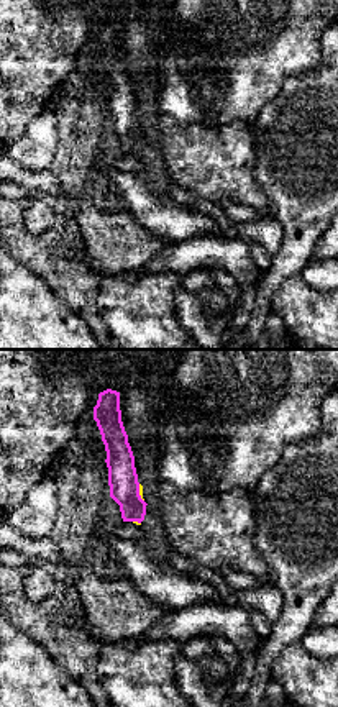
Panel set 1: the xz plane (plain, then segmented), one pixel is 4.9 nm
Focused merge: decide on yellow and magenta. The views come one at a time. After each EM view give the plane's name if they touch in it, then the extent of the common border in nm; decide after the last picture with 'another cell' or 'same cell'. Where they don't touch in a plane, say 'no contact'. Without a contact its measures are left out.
contact in xz; length 90 nm

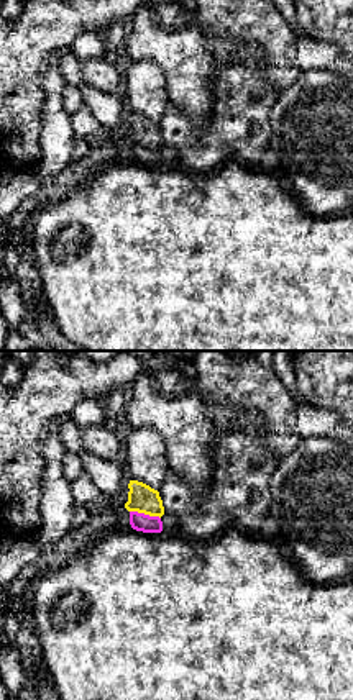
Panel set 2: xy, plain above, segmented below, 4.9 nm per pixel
contact in xy; length 160 nm

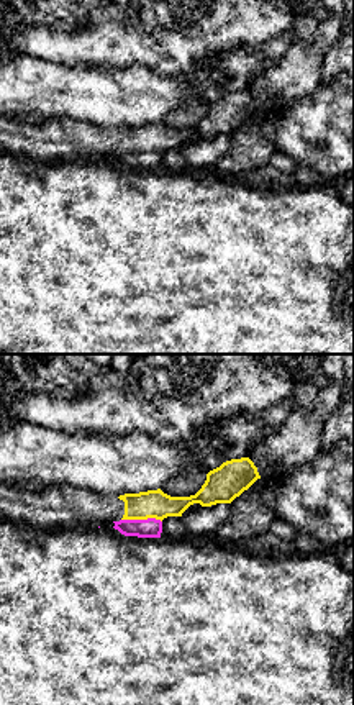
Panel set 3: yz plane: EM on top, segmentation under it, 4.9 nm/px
contact in yz; length 200 nm

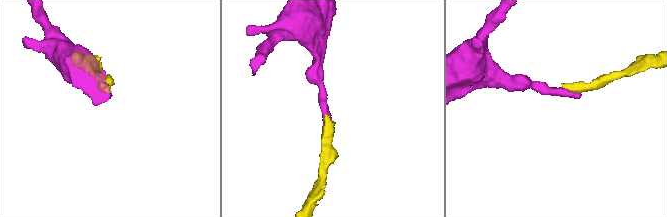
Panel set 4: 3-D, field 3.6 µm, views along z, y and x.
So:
another cell

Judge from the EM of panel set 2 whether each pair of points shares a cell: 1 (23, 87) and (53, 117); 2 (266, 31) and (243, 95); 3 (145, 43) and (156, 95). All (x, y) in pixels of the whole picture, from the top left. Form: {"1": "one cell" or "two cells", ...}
{"1": "two cells", "2": "one cell", "3": "two cells"}

